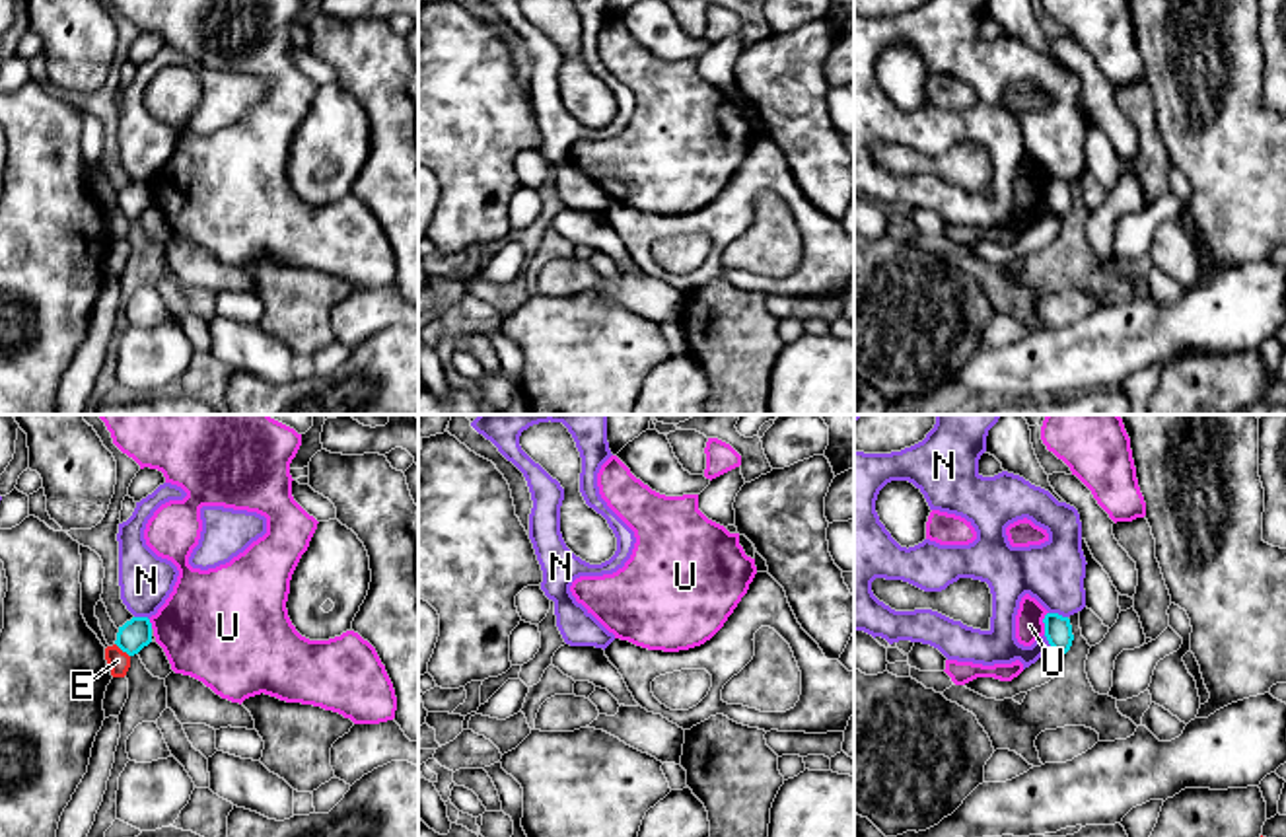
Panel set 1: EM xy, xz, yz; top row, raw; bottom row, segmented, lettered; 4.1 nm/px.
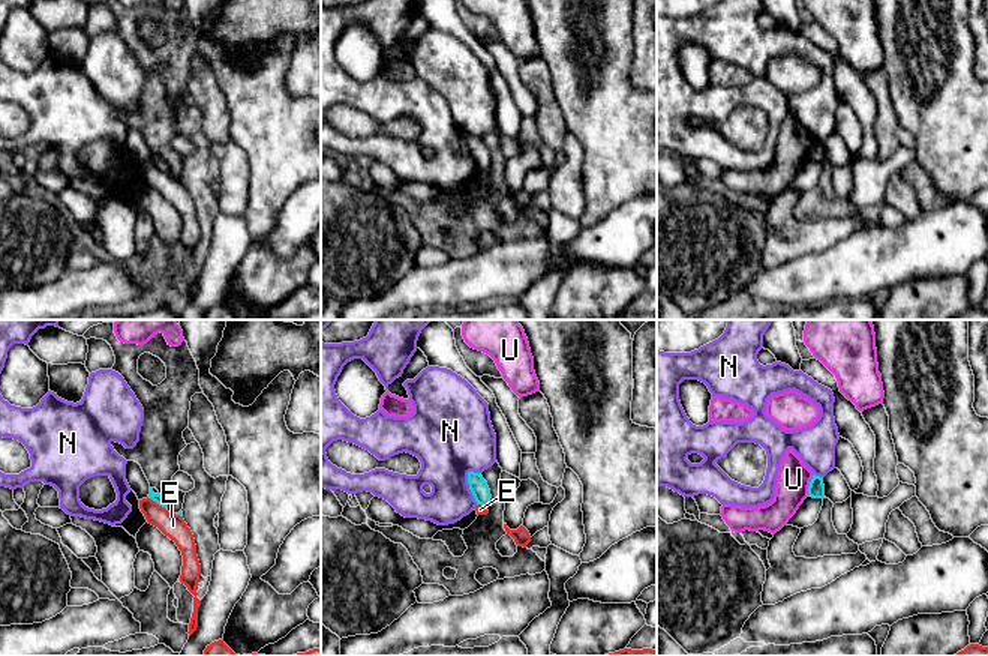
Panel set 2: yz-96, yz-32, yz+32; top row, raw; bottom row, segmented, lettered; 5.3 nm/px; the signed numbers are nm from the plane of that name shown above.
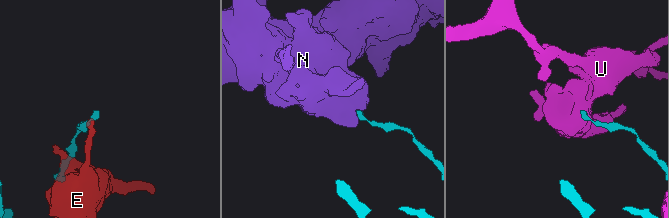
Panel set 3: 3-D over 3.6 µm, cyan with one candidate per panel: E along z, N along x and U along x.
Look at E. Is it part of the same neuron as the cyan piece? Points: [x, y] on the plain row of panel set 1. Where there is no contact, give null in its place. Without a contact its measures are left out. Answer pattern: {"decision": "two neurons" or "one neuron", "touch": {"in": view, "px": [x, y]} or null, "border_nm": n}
{"decision": "two neurons", "touch": {"in": "xy", "px": [123, 215]}, "border_nm": 90}

